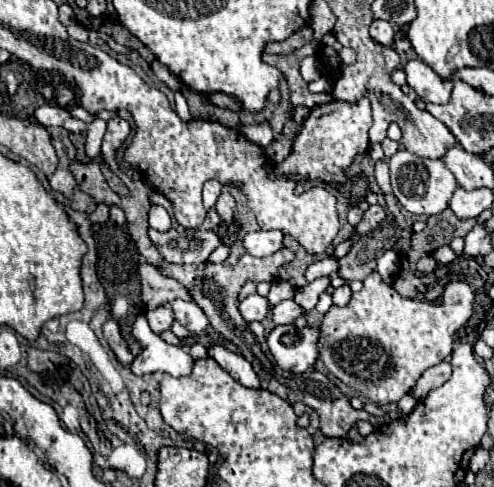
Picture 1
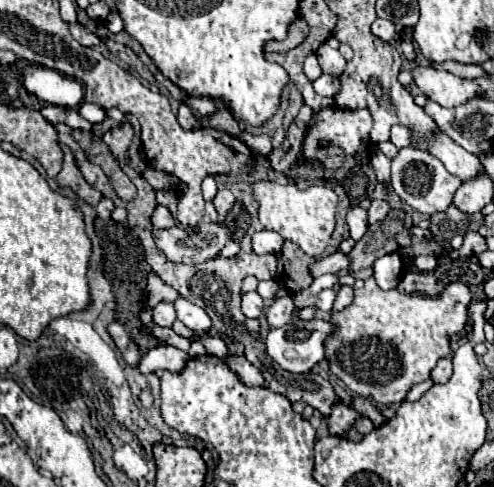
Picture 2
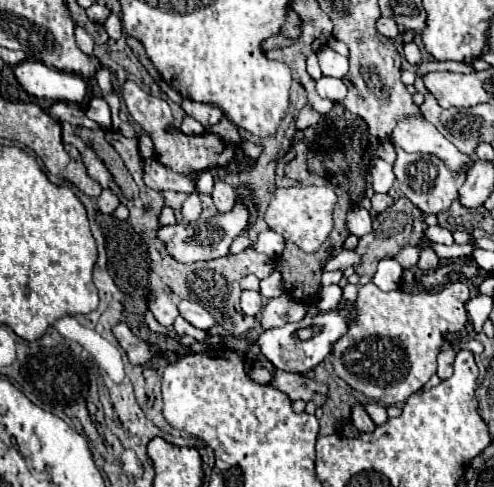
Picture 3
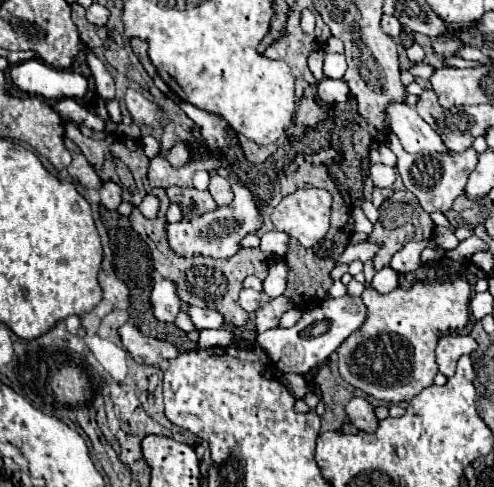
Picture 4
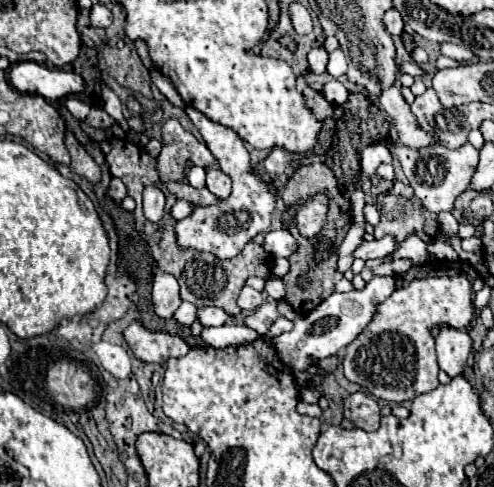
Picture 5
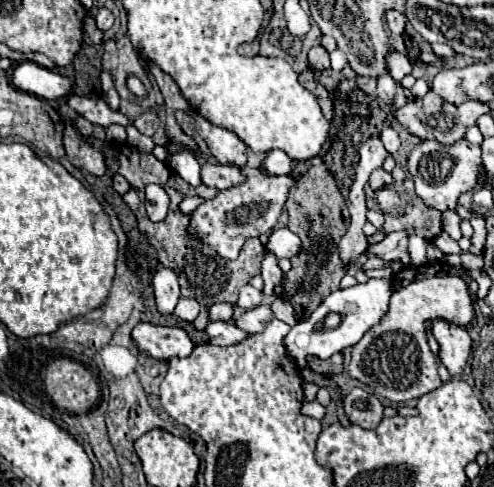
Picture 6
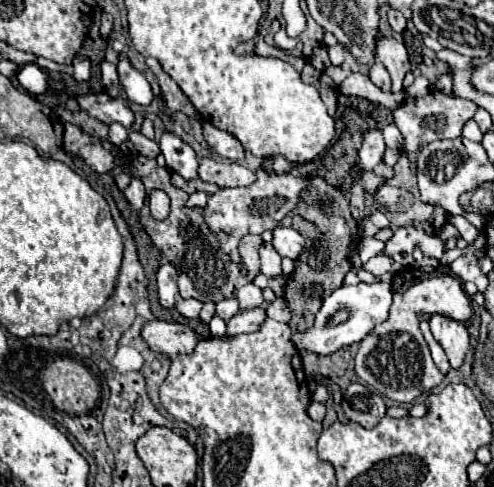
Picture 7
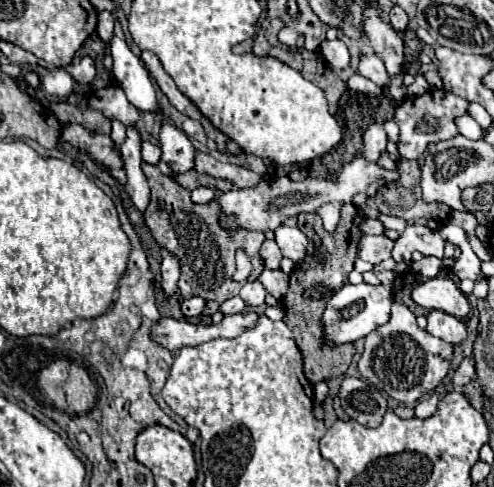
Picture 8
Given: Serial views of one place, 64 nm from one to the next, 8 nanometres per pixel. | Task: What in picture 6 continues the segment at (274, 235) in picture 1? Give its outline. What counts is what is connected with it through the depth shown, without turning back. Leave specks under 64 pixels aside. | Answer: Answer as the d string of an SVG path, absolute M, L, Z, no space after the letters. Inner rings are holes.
M288 228L272 230L268 236L266 250L278 258L292 258L296 256L296 252L300 252L300 238Z

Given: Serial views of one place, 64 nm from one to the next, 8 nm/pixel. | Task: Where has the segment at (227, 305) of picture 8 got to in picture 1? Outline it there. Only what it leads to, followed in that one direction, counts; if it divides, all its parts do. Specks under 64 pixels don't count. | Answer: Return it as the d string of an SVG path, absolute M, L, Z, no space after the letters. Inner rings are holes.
M172 300L170 302L170 308L174 312L174 318L190 332L190 334L196 334L196 332L202 332L206 326L208 326L208 318L206 314L202 312L202 308L196 304L196 302L186 302L186 300Z

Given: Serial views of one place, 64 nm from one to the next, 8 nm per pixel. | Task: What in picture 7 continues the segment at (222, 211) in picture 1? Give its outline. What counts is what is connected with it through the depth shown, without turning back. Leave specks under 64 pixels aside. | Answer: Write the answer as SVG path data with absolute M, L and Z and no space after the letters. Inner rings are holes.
M202 158L198 174L204 182L214 182L220 188L232 188L232 186L248 186L254 180L254 174L240 166L240 164L222 164L212 158Z

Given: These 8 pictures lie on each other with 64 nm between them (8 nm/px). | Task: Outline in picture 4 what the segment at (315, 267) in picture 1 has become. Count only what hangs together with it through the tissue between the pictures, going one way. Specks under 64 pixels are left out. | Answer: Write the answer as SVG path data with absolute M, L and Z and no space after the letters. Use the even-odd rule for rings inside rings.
M360 242L356 246L346 246L346 250L338 256L336 264L350 264L354 260L360 260L360 262L366 262L366 260L372 260L372 256L376 254L380 246L378 244L370 244L370 242Z

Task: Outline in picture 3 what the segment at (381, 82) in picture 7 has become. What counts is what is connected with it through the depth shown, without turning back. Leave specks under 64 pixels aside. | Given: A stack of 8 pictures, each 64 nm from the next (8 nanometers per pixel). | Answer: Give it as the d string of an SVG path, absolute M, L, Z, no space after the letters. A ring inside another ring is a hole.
M422 116L400 120L392 132L394 146L406 152L426 152L438 156L452 172L464 172L472 166L472 158L460 152L448 138L444 138L436 126L428 124Z

